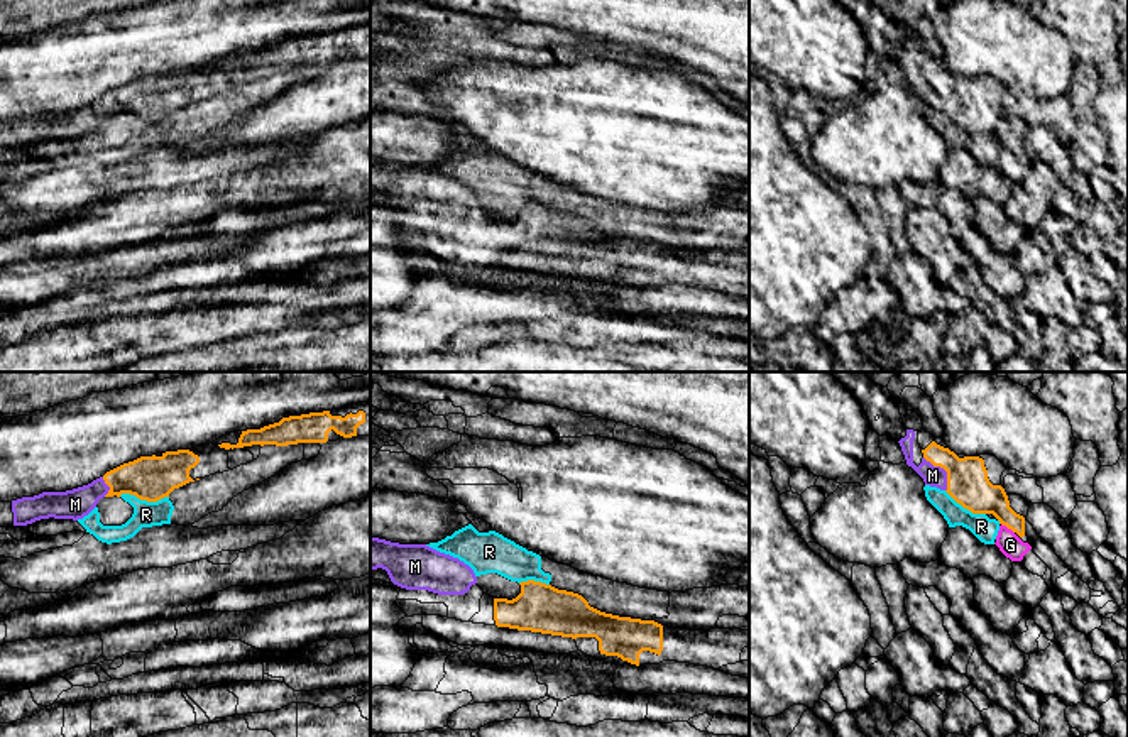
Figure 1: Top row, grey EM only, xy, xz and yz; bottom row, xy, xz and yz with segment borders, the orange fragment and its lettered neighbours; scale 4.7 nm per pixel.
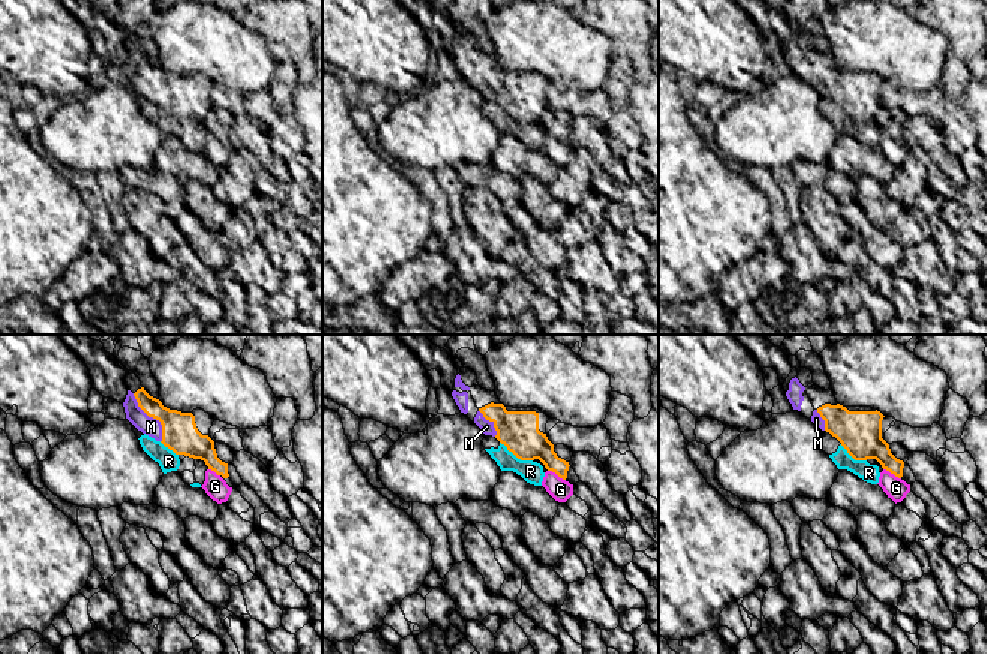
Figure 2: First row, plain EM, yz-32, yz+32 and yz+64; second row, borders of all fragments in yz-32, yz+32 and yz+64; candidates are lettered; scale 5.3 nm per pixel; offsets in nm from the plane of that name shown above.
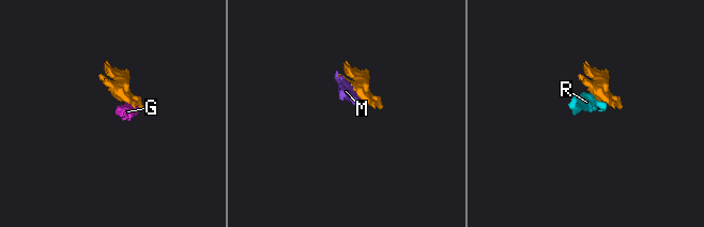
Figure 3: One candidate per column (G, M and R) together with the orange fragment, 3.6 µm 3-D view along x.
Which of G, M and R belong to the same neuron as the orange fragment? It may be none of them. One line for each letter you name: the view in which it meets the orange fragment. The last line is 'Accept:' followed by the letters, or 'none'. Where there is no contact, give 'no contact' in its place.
M: contact in yz
Accept: M

